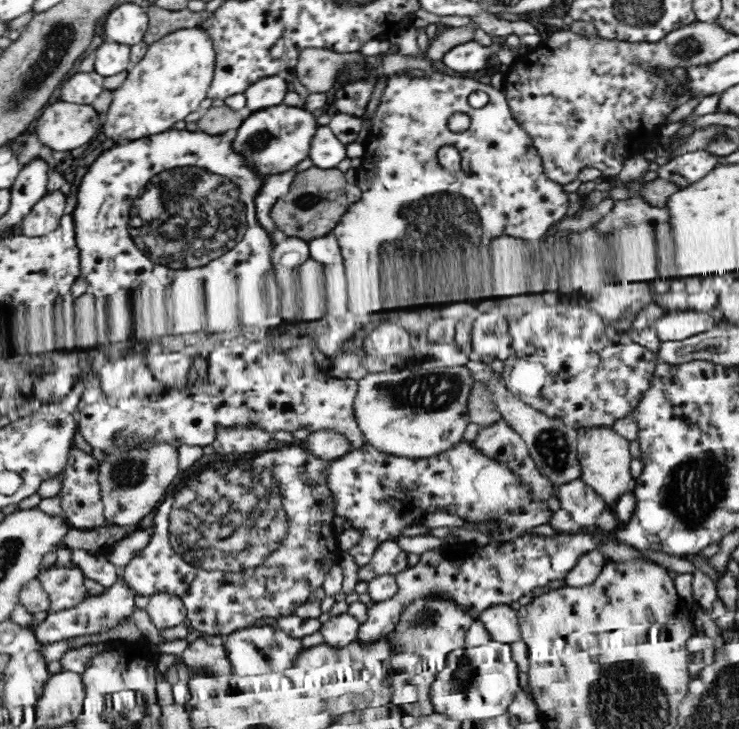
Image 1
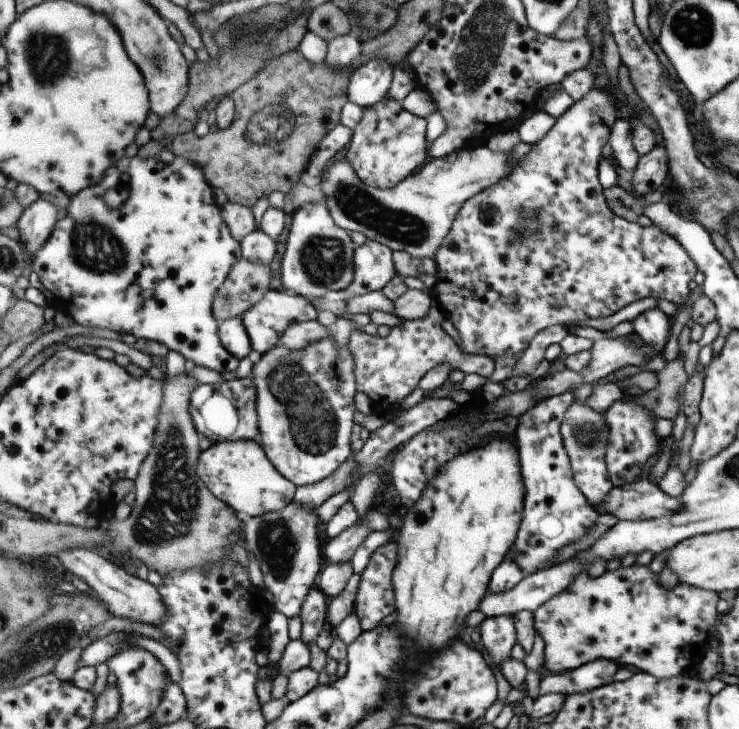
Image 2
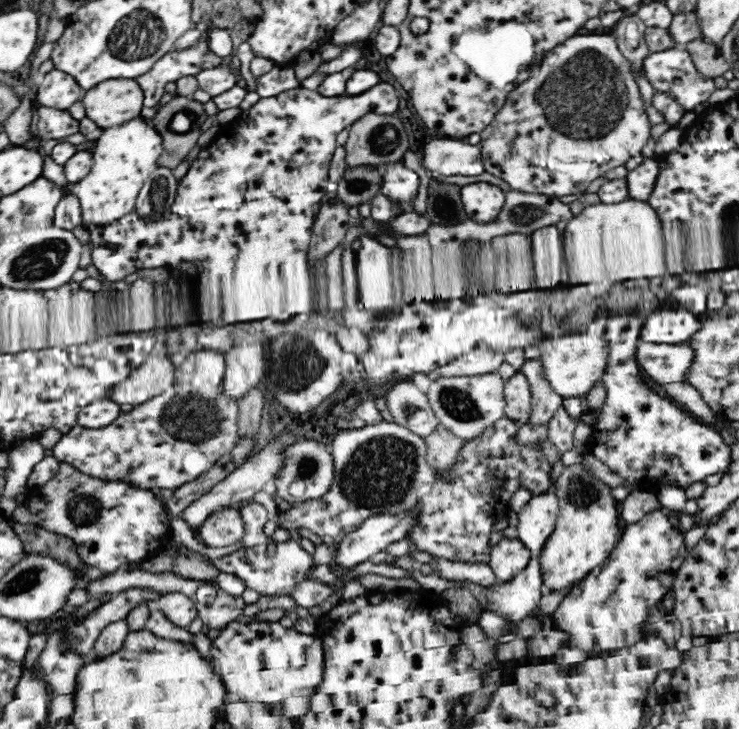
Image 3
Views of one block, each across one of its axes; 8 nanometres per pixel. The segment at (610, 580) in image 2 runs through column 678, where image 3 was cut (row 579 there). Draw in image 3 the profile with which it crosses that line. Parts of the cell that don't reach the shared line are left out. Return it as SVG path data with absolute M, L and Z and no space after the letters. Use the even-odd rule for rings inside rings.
M660 509L642 520L626 525L616 548L603 564L593 568L551 614L549 625L570 632L572 648L588 648L590 656L612 654L642 640L638 626L648 618L652 606L660 603L685 562L684 532L670 523Z

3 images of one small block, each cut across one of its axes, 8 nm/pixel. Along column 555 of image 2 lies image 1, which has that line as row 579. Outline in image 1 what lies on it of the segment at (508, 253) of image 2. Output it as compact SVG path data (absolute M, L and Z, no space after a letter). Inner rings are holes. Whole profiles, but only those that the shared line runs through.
M295 442L284 448L280 448L280 450L264 452L258 458L254 456L254 460L247 462L247 464L244 464L240 460L240 462L234 462L234 464L226 464L226 468L216 468L216 470L204 470L204 472L200 472L174 498L168 496L166 500L164 499L164 502L163 500L161 501L158 506L158 512L156 512L156 518L154 518L156 526L154 526L152 538L150 537L148 544L125 567L120 569L120 575L125 577L125 581L135 590L136 595L143 594L149 597L150 594L156 592L166 592L179 596L187 608L187 617L190 620L189 625L192 626L193 630L198 630L201 636L210 635L224 638L224 636L229 635L231 632L252 626L254 620L260 620L260 618L277 619L281 616L290 616L298 606L302 606L304 602L308 602L308 598L314 592L321 592L323 582L326 580L326 575L330 572L330 569L342 562L343 551L338 548L338 539L334 530L334 523L332 523L334 522L335 508L337 506L337 497L329 489L328 472L332 462L333 460L324 460L312 454L303 443ZM224 470L228 470L228 476L226 477L224 477ZM168 516L170 517L170 532L166 528L168 526ZM251 528L254 528L254 530ZM220 550L225 552L225 556L218 556ZM227 554L242 554L242 556L228 556Z

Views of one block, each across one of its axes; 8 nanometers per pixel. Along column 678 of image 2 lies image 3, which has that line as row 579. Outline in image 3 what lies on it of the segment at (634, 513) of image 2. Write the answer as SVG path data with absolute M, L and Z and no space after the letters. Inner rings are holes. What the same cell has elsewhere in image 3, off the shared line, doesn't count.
M502 537L490 548L489 565L494 570L497 580L512 580L520 574L533 554L519 537Z

